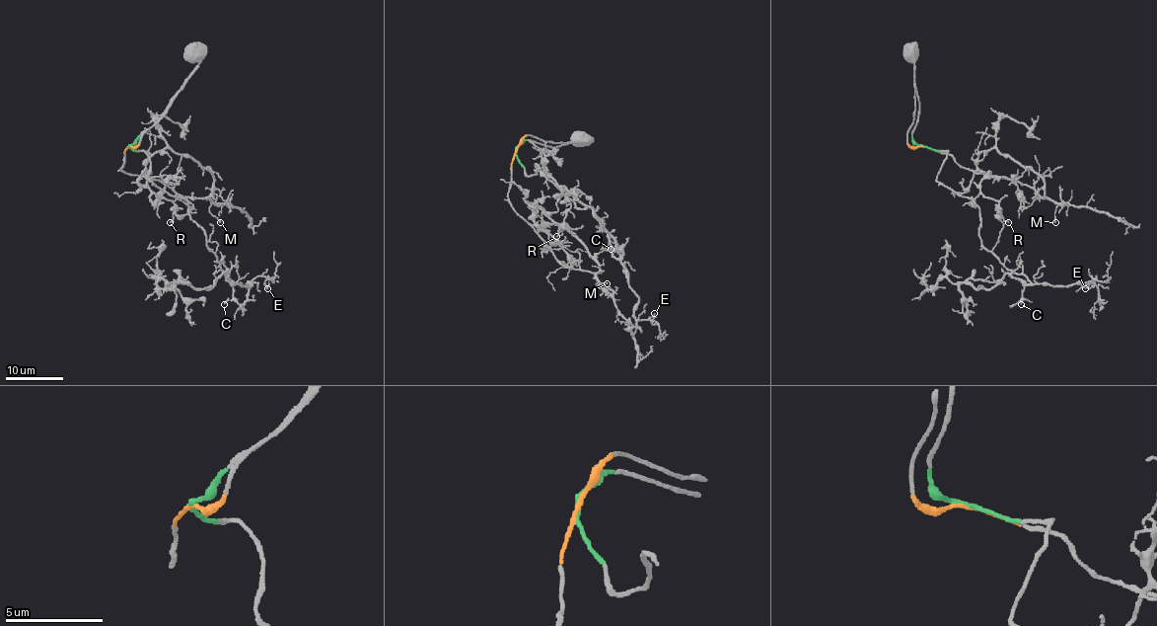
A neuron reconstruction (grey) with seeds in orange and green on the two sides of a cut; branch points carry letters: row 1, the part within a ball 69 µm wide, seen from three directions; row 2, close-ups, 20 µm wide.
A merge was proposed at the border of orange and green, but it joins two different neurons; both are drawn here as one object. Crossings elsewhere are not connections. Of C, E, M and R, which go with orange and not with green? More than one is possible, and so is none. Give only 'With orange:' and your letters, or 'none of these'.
With orange: M, R

